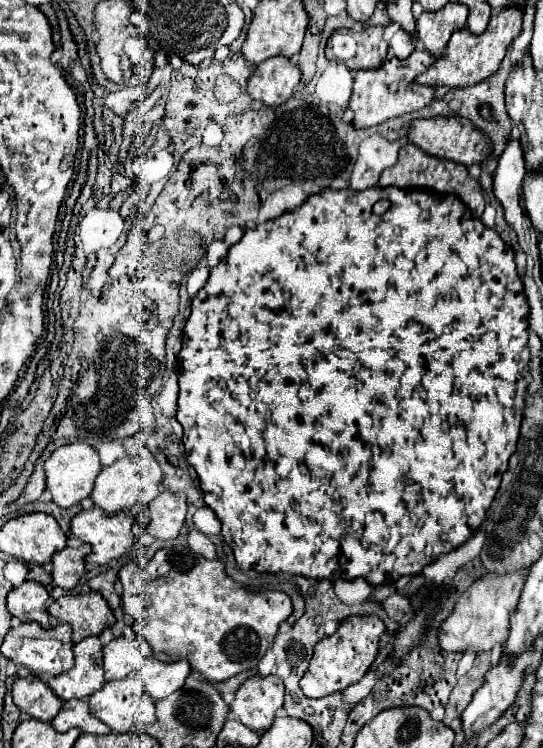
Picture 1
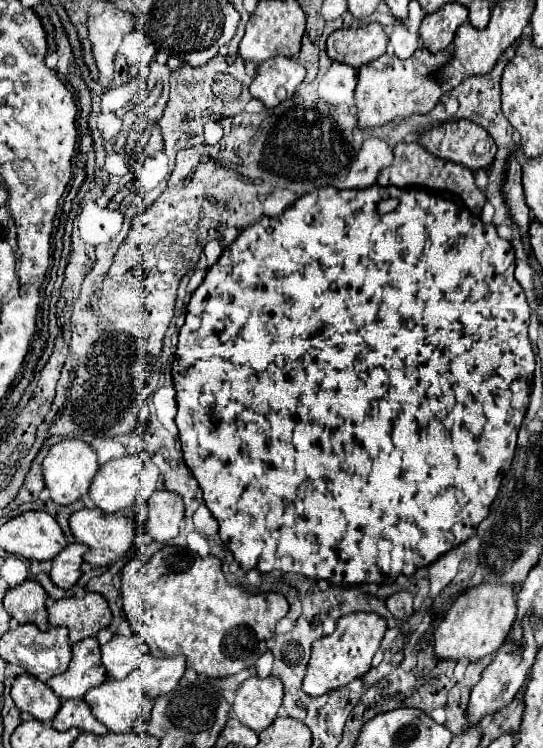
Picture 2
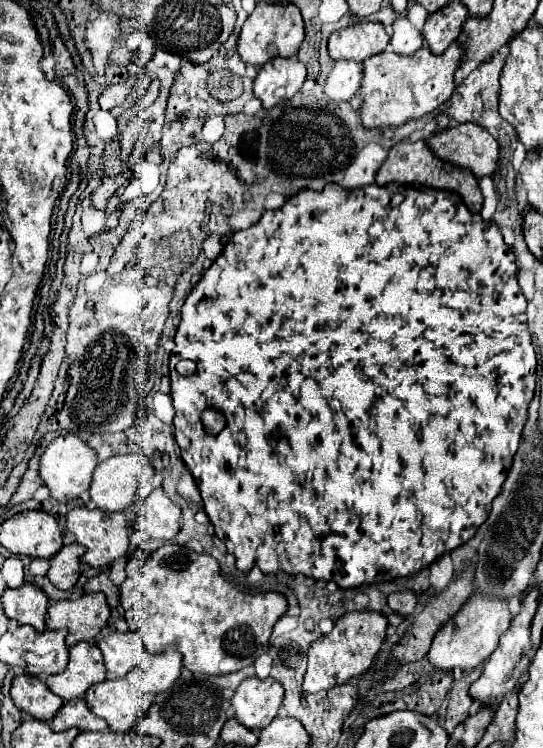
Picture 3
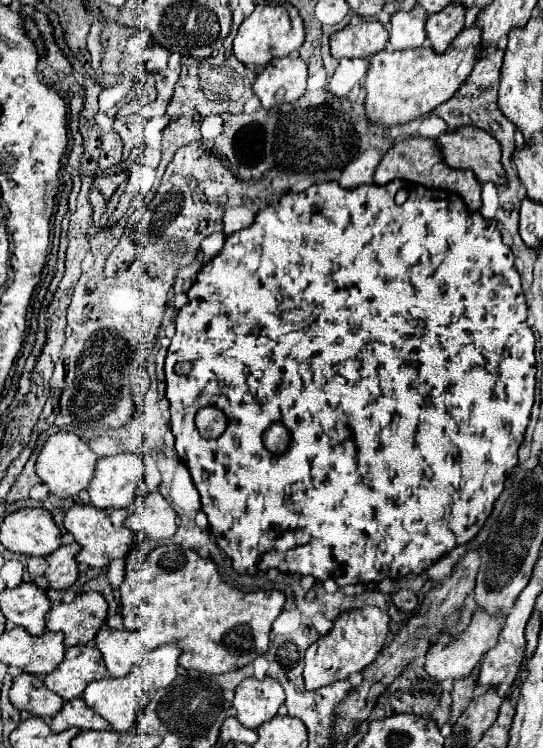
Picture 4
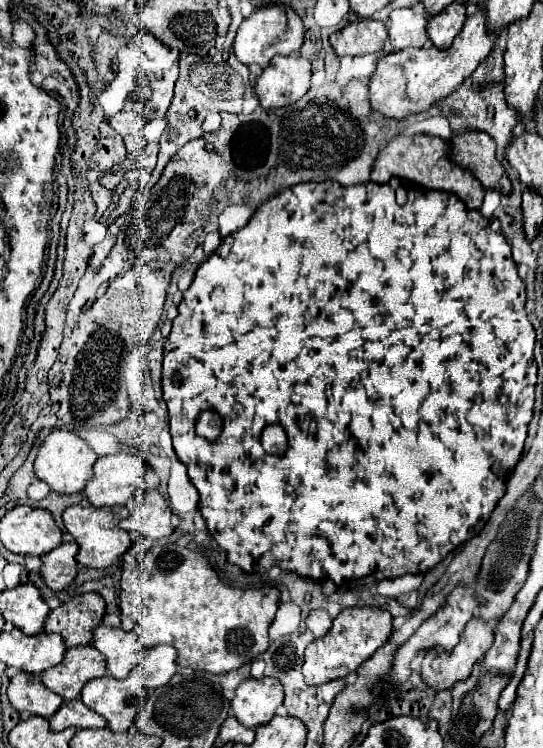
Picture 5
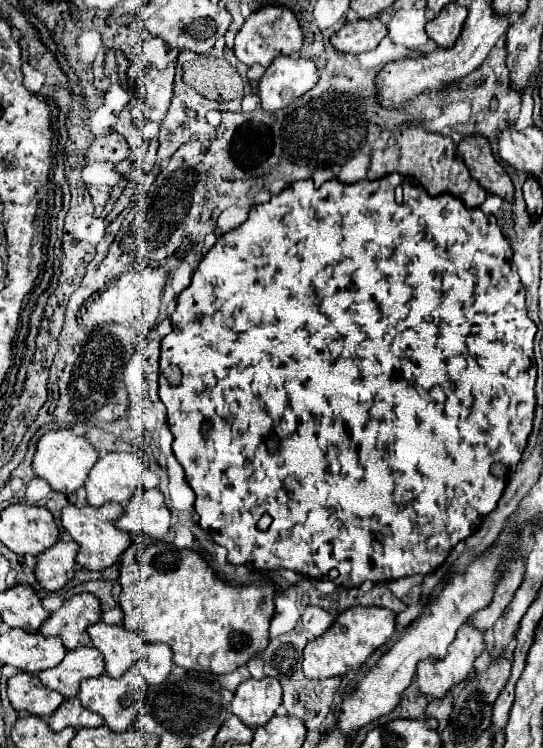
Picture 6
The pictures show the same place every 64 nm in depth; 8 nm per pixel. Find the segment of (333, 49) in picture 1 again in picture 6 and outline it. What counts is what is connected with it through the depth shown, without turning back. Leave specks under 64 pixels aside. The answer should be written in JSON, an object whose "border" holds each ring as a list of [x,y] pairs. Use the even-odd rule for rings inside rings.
{"border":[[[378,18],[354,20],[346,22],[332,38],[332,46],[344,54],[360,54],[366,50],[374,50],[380,40],[386,36],[386,26]]]}

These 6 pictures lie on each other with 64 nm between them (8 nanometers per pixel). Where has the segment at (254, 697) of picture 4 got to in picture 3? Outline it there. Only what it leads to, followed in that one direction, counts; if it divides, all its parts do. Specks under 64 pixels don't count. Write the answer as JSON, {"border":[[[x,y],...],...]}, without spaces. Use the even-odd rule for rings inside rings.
{"border":[[[246,678],[238,688],[232,698],[232,706],[236,710],[236,720],[244,724],[246,728],[258,732],[260,728],[268,726],[278,708],[282,706],[284,698],[284,688],[280,682],[266,678]]]}

